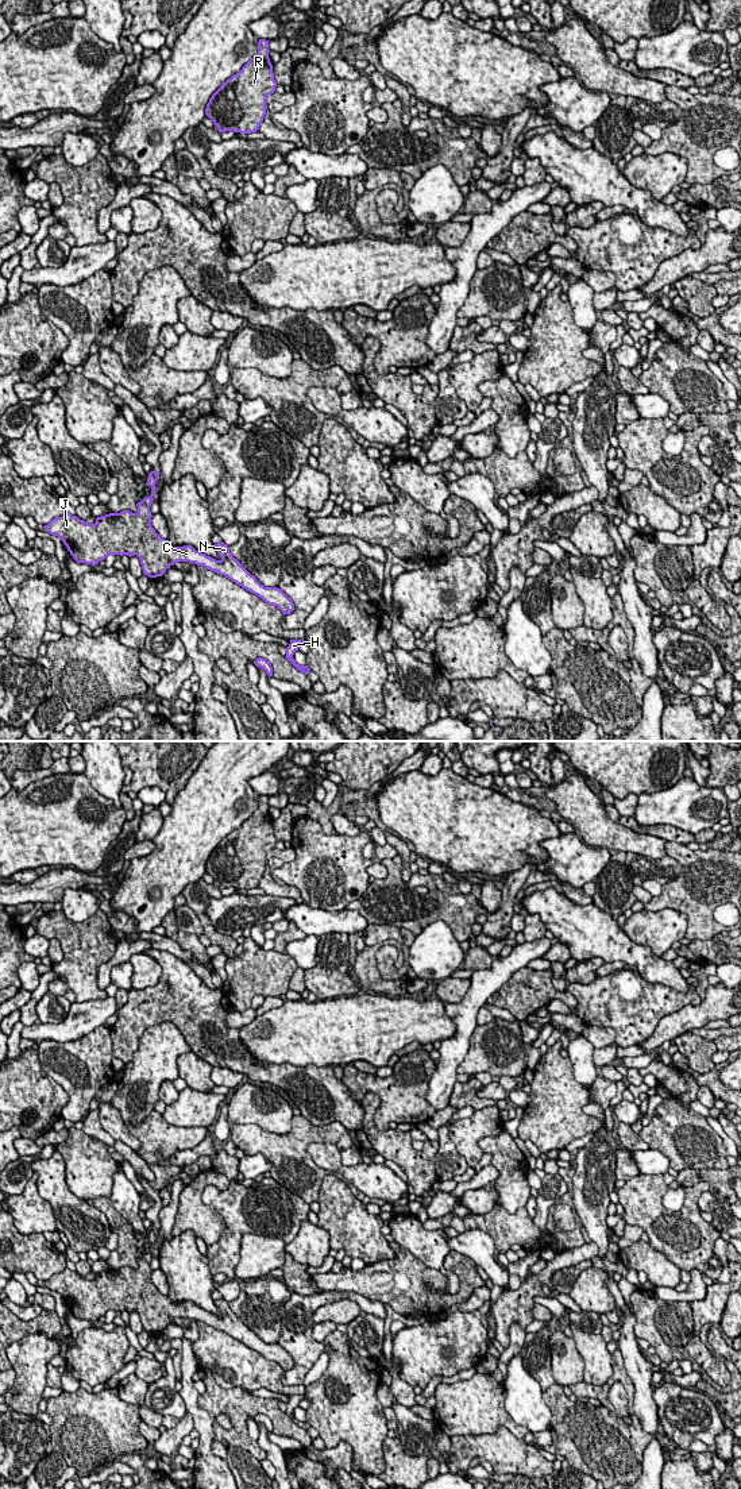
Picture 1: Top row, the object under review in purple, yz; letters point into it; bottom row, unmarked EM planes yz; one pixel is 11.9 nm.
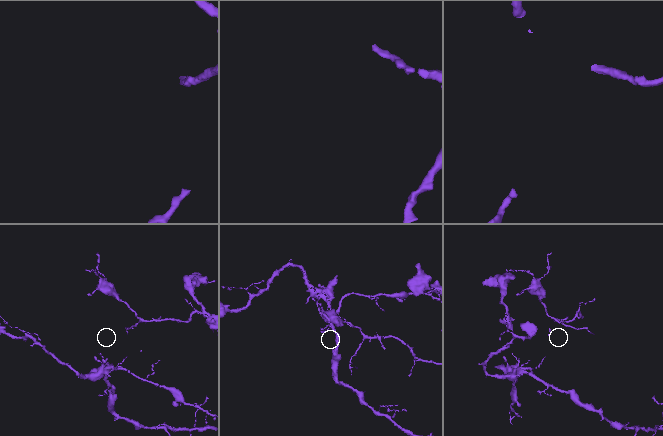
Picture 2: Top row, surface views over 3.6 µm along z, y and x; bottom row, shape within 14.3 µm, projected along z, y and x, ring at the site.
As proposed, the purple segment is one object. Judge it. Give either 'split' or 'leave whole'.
leave whole

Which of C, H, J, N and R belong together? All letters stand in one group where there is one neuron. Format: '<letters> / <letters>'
C H J N R

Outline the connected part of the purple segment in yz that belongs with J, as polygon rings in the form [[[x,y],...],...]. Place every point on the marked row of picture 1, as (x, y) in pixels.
[[[151,471],[147,478],[147,486],[151,487],[151,495],[144,497],[140,502],[136,504],[138,512],[132,513],[130,510],[123,510],[120,513],[109,513],[96,518],[94,524],[86,524],[80,520],[77,516],[72,516],[66,512],[62,517],[53,518],[45,531],[50,535],[58,536],[67,551],[77,563],[85,563],[96,566],[104,560],[108,555],[136,555],[140,560],[143,574],[150,578],[162,576],[167,568],[170,568],[177,562],[189,562],[197,566],[204,566],[205,568],[215,571],[220,575],[227,576],[236,585],[242,586],[247,591],[258,595],[266,603],[277,606],[283,616],[290,614],[294,610],[293,601],[278,587],[265,587],[260,585],[254,575],[251,575],[242,564],[238,562],[227,544],[217,543],[215,544],[216,551],[220,555],[220,560],[216,560],[200,551],[196,551],[192,545],[173,547],[169,540],[162,539],[155,529],[151,526],[151,512],[150,506],[154,501],[153,495],[155,494],[155,483],[159,479],[159,471]]]

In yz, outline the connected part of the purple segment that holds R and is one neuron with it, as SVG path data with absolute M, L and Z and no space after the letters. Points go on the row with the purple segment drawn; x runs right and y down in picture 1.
M259 39L258 53L212 94L205 115L219 132L251 134L259 130L266 115L266 100L275 92L269 42Z

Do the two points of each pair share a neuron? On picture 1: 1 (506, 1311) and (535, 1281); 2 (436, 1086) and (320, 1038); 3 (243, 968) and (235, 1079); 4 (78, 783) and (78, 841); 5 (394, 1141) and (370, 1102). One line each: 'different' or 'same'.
1: same
2: different
3: different
4: same
5: same

